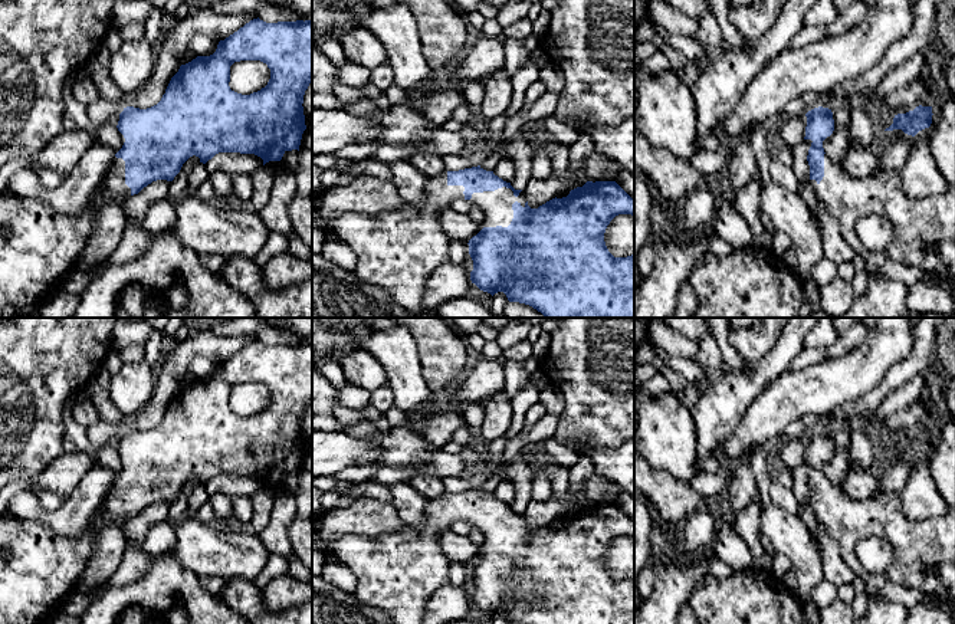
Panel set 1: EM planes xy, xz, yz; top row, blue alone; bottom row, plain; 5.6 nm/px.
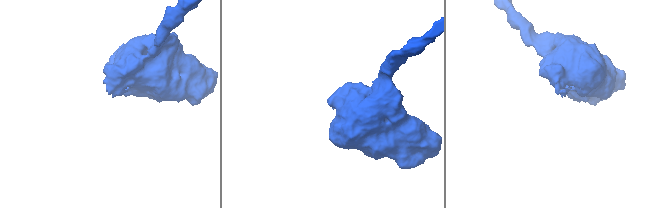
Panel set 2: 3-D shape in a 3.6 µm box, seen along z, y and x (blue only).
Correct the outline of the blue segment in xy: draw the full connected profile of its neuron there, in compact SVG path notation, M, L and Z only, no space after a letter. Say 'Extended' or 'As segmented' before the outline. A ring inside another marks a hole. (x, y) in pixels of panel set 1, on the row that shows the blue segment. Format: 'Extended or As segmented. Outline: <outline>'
Extended. Outline: M259 17L253 19L224 40L220 40L213 55L197 56L191 62L181 65L157 105L147 109L124 108L116 128L124 135L125 142L115 154L95 194L78 216L56 211L40 198L0 196L0 315L6 308L13 308L16 313L23 309L42 308L53 292L62 289L68 273L76 269L76 263L91 236L96 211L109 198L129 198L157 180L173 181L183 164L193 155L206 164L219 152L255 154L263 160L265 165L269 161L280 161L286 151L299 151L302 134L306 129L302 104L311 82L312 19L278 23L266 23ZM240 60L266 63L270 69L268 85L250 95L232 91L229 86L230 66Z

